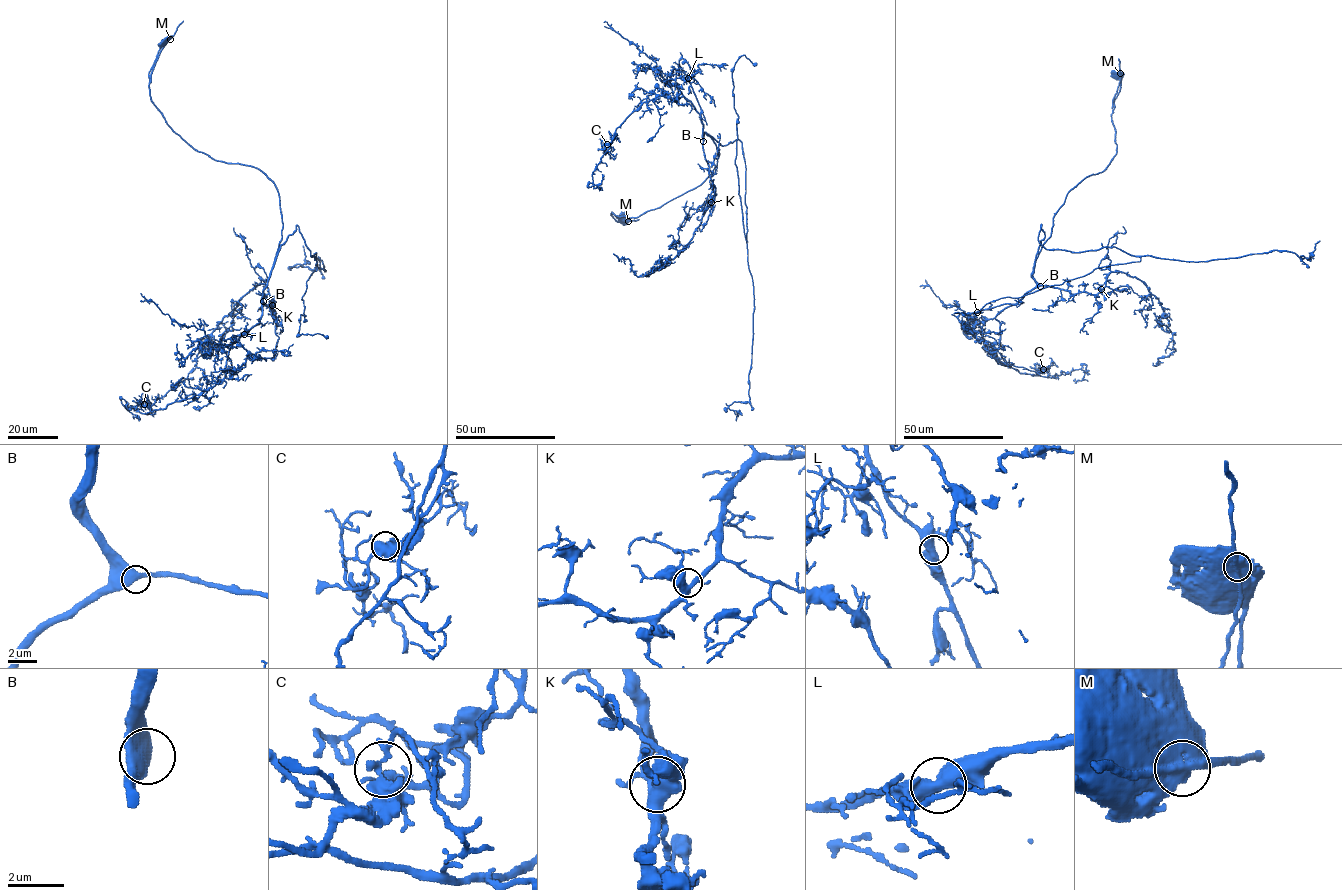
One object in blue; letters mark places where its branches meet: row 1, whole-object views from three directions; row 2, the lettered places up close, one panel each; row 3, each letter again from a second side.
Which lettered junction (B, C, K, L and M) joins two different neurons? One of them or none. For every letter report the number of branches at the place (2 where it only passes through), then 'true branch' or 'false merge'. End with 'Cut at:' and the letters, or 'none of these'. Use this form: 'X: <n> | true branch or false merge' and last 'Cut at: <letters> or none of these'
B: 2 | true branch
C: 2 | true branch
K: 3 | true branch
L: 2 | true branch
M: 1 | false merge
Cut at: M

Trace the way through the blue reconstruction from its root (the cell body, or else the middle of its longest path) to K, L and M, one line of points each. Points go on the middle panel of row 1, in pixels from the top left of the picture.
K: (734, 141), (722, 146), (704, 134), (702, 149), (712, 182), (711, 202)
L: (734, 141), (722, 146), (706, 133), (702, 137), (700, 106), (688, 78)
M: (734, 141), (713, 140), (717, 164), (696, 187), (636, 217), (611, 213), (628, 221)

